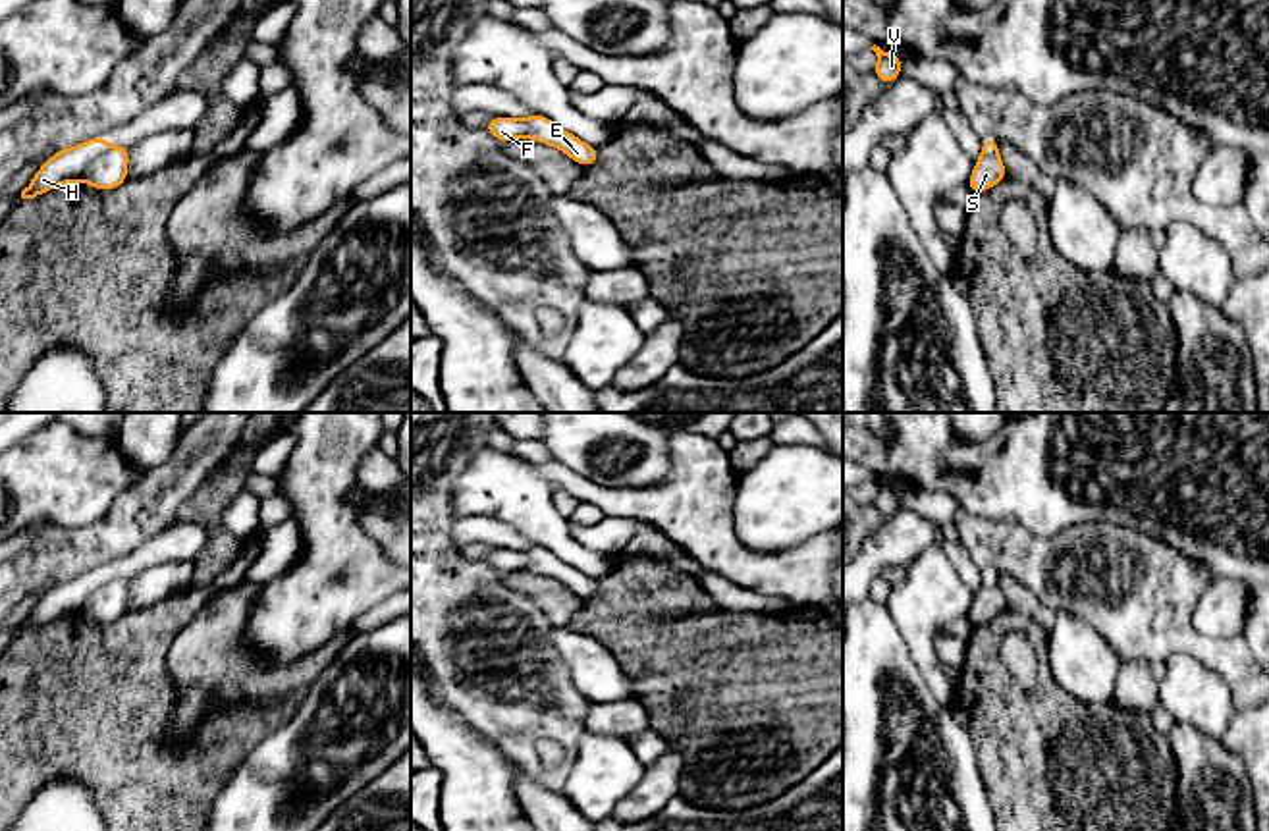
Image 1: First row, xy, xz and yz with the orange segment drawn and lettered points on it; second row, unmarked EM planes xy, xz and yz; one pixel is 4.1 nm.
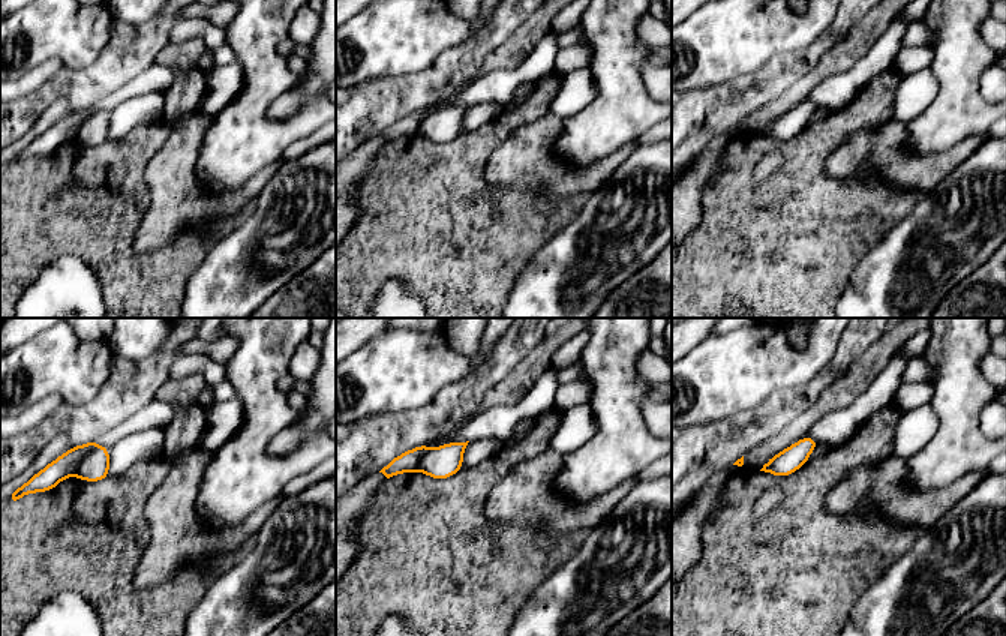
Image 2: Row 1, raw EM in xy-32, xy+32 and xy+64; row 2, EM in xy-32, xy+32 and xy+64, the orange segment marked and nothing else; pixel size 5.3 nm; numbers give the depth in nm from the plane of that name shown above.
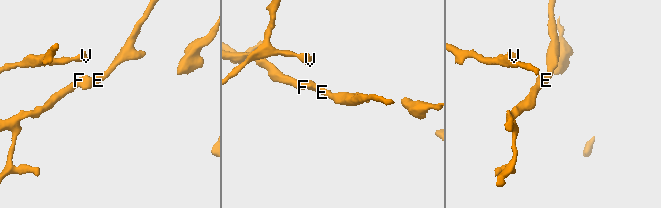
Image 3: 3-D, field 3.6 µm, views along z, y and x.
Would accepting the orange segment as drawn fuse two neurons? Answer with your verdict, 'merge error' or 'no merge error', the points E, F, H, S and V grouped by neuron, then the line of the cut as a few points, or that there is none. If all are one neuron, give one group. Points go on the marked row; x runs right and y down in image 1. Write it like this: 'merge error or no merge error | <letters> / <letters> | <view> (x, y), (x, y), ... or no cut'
merge error | E S / F H V | xy (107, 143), (80, 178)

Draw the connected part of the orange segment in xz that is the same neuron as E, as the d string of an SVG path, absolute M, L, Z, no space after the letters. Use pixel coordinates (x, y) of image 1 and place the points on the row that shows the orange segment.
M532 114L523 121L526 123L528 139L561 150L563 154L571 156L573 162L577 162L579 166L594 166L600 160L598 148L594 145L588 145L573 133L561 129L550 118L542 114Z

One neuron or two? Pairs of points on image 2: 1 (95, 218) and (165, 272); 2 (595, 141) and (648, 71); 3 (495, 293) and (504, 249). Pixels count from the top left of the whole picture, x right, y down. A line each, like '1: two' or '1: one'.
1: one
2: two
3: one

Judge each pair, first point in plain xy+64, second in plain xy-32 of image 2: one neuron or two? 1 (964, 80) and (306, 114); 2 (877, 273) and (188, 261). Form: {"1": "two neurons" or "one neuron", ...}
{"1": "one neuron", "2": "two neurons"}

